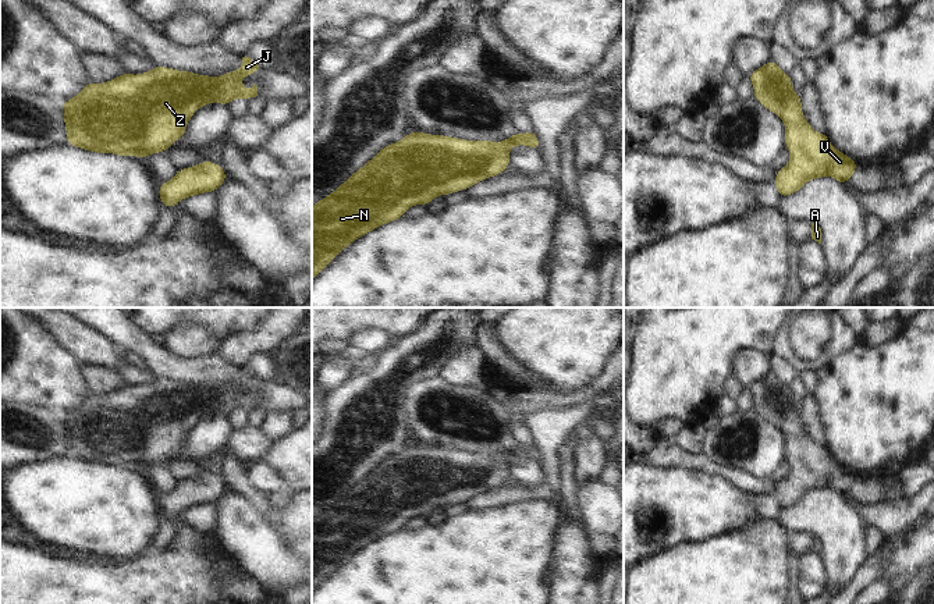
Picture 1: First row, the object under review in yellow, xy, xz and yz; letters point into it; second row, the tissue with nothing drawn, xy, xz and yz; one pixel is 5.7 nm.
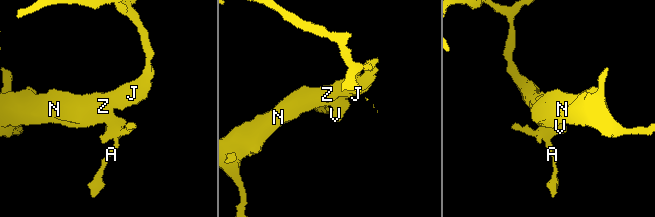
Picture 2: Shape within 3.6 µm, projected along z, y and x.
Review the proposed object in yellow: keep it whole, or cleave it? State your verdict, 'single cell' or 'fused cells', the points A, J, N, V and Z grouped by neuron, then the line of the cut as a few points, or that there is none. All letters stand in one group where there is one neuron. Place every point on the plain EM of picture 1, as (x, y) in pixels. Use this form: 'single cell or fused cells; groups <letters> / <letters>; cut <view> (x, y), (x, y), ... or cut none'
single cell; groups A J N V Z; cut none

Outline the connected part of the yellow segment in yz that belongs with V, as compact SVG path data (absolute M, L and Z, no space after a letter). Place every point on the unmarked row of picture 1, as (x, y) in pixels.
M770 372L749 388L754 411L781 429L785 436L785 458L791 470L774 491L781 509L789 508L814 490L832 488L848 494L857 477L845 465L837 462L827 447L816 444L802 424L802 412L795 405L789 386Z

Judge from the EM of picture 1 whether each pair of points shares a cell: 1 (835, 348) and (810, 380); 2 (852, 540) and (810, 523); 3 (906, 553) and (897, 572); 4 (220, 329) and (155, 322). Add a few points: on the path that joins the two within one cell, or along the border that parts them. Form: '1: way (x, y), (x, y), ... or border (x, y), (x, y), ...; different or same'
1: border (816, 372), (801, 373); different
2: way (842, 532), (834, 523), (820, 523); same
3: way (904, 557), (899, 568); same
4: way (203, 322), (171, 322); same

